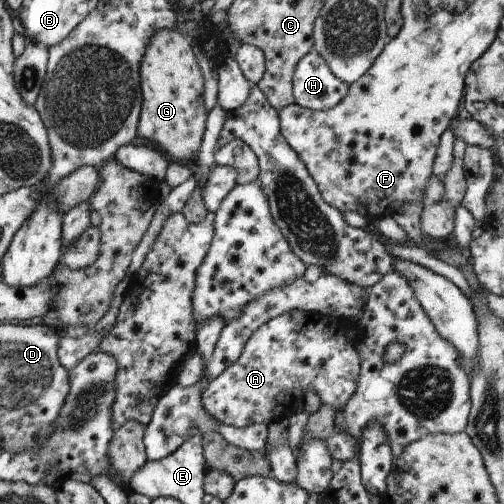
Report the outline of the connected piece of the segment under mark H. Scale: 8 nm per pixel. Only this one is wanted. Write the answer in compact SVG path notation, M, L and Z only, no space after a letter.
M314 49L298 62L293 74L295 104L308 110L334 108L348 94L348 88L349 84L336 78Z

